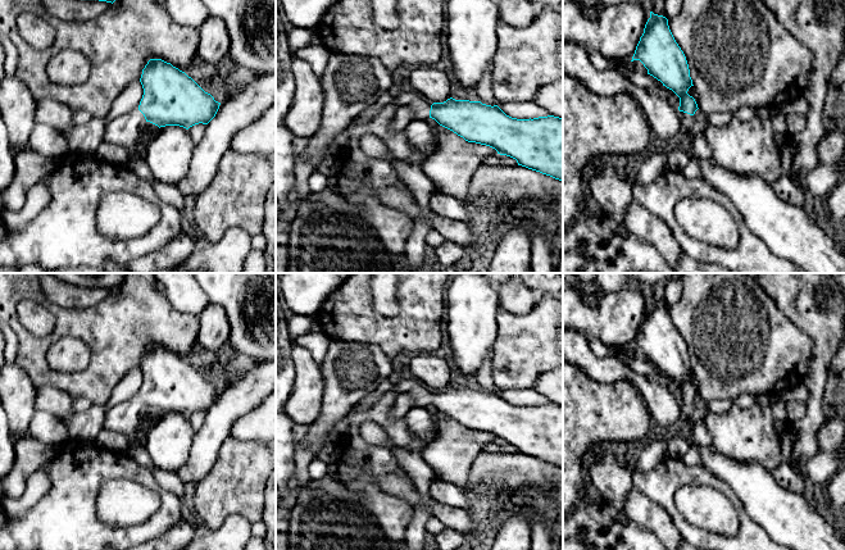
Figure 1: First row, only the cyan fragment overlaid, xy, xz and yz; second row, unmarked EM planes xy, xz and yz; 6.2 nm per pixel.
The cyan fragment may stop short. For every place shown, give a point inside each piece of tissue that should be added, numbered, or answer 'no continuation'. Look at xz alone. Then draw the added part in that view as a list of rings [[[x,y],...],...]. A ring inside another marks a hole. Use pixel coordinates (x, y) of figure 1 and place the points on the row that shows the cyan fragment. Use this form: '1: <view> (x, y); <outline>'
1: xz (421, 108); [[[417,99],[408,106],[414,113],[414,119],[426,121],[430,117],[431,105],[426,99]]]

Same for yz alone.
1: yz (686, 118); [[[680,112],[680,117],[681,117],[682,122],[683,122],[683,129],[687,129],[690,127],[690,123],[694,119],[694,115],[690,115],[687,113]]]

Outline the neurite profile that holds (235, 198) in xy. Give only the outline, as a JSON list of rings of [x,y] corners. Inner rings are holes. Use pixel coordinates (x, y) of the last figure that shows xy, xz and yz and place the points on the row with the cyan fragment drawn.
[[[228,150],[221,159],[214,178],[196,197],[194,218],[201,242],[221,241],[227,229],[238,227],[250,236],[262,232],[264,223],[264,201],[276,182],[276,153],[241,154]]]

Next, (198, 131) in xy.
[[[199,123],[190,127],[187,131],[195,144],[199,144],[205,135],[206,124]]]

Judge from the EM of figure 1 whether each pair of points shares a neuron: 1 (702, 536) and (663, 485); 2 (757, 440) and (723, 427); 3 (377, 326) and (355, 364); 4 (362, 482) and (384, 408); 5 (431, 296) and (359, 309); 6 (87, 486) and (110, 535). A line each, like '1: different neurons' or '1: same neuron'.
1: same neuron
2: same neuron
3: different neurons
4: same neuron
5: same neuron
6: same neuron

